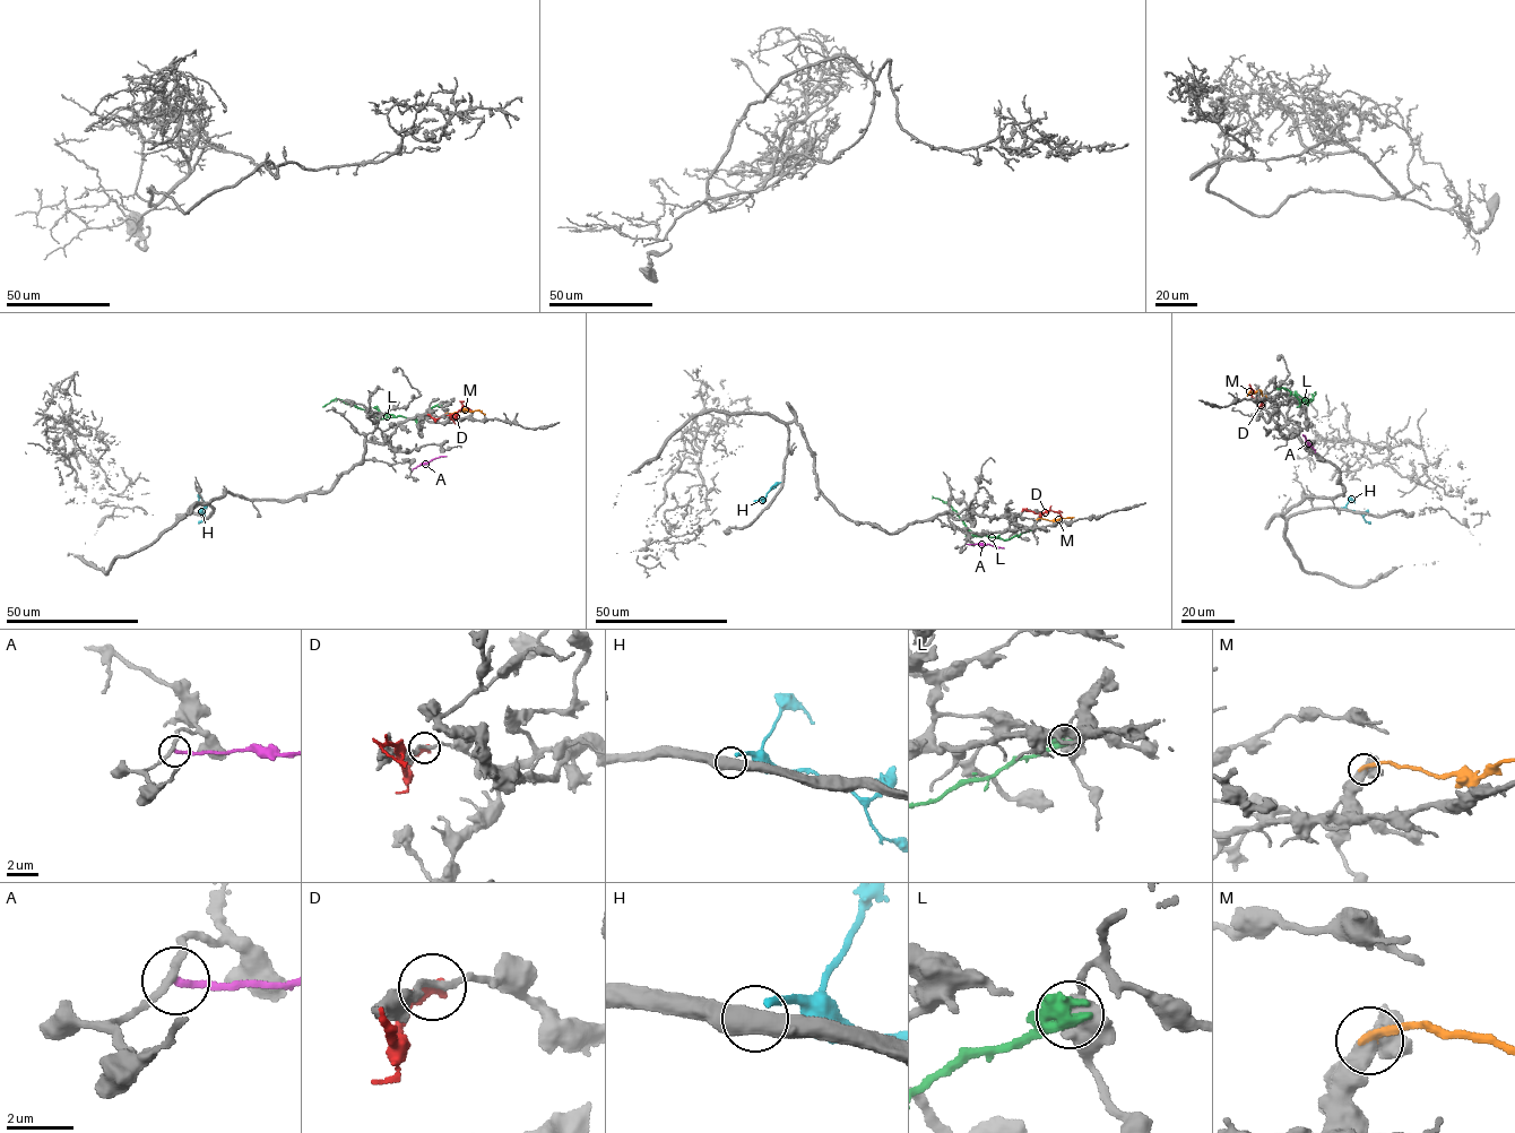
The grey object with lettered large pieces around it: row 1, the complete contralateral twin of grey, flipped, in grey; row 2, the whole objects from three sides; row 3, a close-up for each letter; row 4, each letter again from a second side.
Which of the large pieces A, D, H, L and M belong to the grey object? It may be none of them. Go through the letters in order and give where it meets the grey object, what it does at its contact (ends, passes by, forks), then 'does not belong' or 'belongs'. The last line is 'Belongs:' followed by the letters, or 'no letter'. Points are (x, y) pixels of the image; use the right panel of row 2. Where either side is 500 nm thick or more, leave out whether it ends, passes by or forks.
A: (1315, 451) | it ends | does not belong
D: (1264, 399) | it ends | does not belong
H: (1340, 509) | does not belong
L: (1279, 388) | does not belong
M: (1266, 396) | it ends | belongs
Belongs: M

